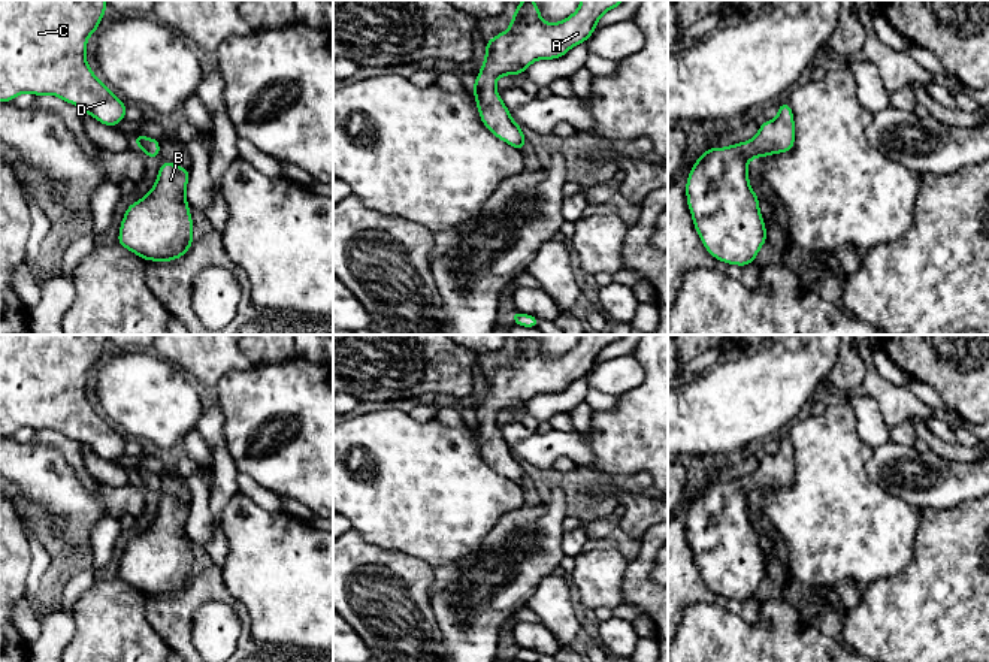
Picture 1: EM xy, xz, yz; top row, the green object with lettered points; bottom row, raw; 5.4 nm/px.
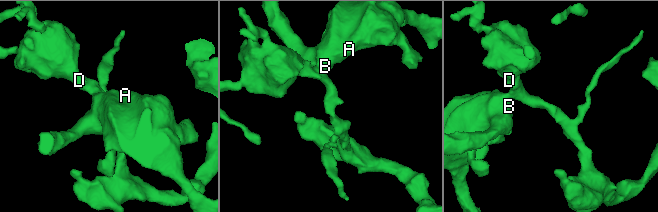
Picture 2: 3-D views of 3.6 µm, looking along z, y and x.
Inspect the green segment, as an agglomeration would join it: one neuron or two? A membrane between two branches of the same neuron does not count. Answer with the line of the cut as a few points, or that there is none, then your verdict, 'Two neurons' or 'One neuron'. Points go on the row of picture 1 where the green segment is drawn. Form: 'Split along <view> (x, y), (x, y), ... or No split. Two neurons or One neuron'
No split. One neuron

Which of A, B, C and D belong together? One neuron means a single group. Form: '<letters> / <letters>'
A B C D

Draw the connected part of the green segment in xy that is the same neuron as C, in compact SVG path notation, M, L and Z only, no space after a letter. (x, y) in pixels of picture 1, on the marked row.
M0 0L0 102L12 102L22 93L52 94L108 127L125 120L127 105L91 72L85 58L87 40L106 10L106 0Z

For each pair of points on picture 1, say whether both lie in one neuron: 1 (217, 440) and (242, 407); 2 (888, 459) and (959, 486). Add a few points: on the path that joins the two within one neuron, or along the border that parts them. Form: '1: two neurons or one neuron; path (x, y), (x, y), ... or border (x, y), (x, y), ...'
1: two neurons; border (215, 398), (224, 417), (224, 447), (236, 465)
2: one neuron; path (906, 472), (918, 480), (941, 483)

